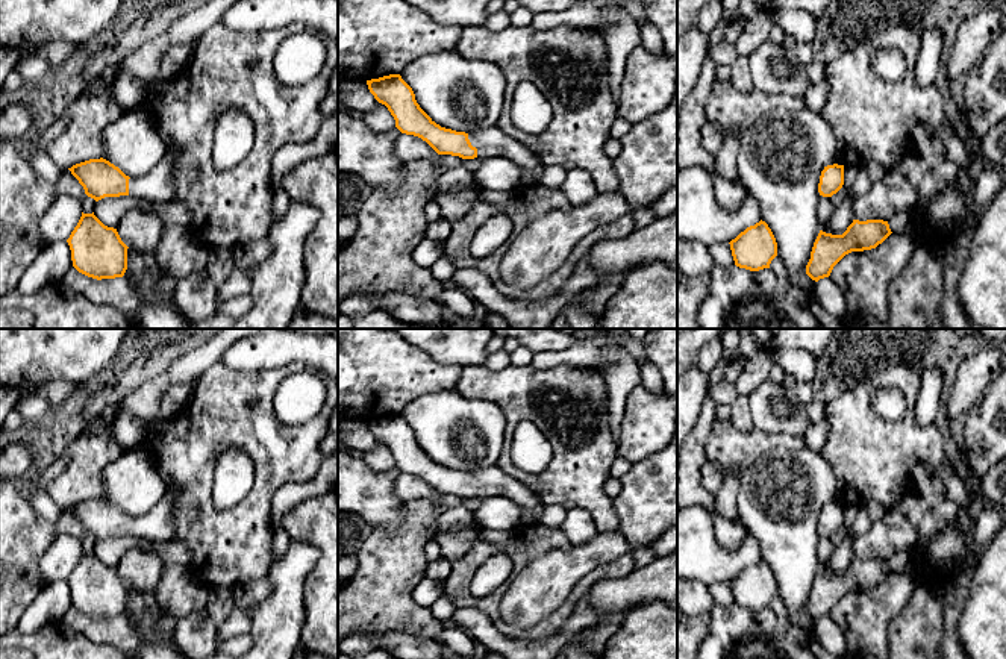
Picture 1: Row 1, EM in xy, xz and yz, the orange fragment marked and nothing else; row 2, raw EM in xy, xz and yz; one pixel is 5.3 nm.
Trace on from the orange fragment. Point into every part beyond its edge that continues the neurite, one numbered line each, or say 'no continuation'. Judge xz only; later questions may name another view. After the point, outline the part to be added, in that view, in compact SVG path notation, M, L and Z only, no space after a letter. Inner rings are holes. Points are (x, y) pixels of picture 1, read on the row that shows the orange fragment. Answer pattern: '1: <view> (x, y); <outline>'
1: xz (493, 141); M497 126L477 133L468 133L477 158L506 158L523 170L521 185L539 183L544 165L541 159L524 144L511 138Z

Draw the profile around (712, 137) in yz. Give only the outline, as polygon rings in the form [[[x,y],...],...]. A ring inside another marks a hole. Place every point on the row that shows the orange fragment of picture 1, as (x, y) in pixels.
[[[705,121],[705,124],[701,127],[701,145],[703,145],[703,148],[708,153],[715,156],[717,151],[720,150],[723,141],[724,141],[724,135],[723,135],[721,127],[718,127],[717,124]]]

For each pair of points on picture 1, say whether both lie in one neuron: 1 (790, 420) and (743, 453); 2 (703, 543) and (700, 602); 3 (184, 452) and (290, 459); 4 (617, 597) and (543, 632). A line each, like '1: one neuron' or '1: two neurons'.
1: two neurons
2: two neurons
3: one neuron
4: two neurons

